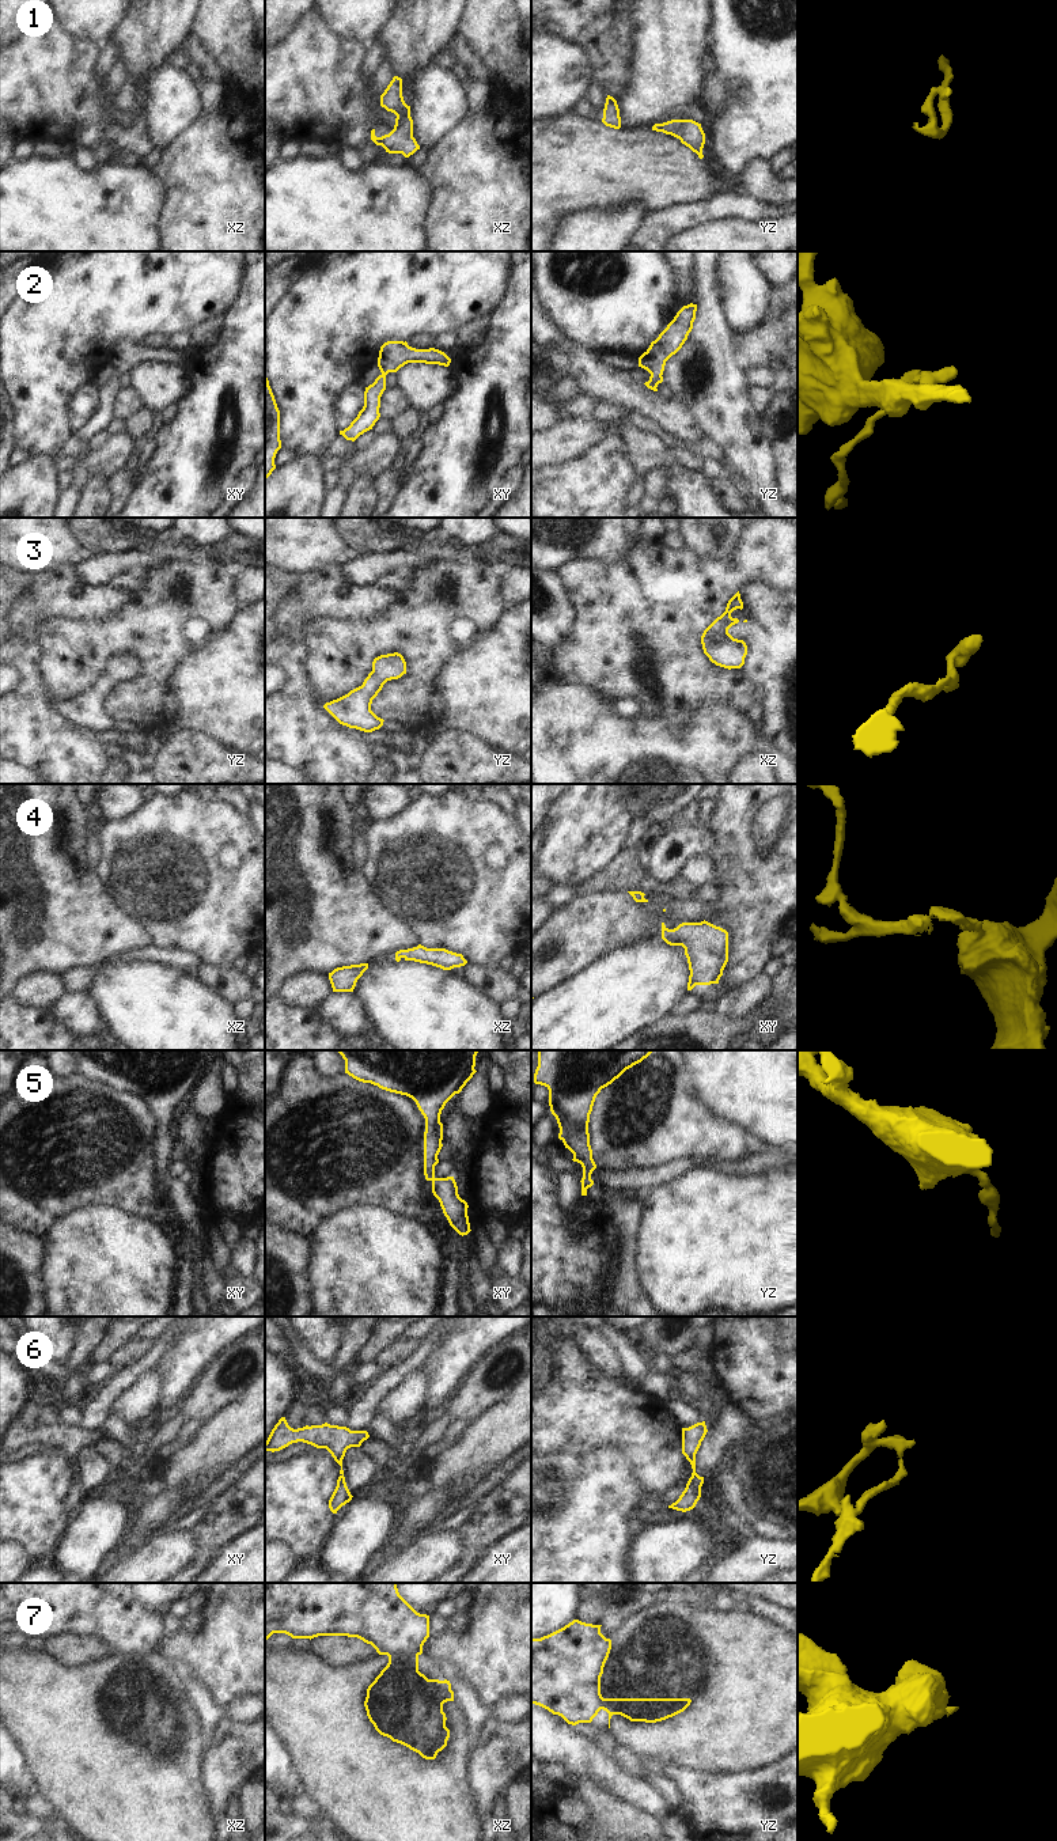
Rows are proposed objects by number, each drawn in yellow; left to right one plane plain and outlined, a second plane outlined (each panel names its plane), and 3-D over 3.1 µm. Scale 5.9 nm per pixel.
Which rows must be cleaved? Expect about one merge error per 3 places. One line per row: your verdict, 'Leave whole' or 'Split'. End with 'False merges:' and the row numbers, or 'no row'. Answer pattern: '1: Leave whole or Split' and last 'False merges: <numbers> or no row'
1: Leave whole
2: Leave whole
3: Leave whole
4: Leave whole
5: Leave whole
6: Split
7: Split
False merges: 6, 7

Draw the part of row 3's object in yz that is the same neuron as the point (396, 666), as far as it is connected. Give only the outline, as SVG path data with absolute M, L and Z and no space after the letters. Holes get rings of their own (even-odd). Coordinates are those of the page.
M398 652L380 655L372 662L372 671L363 685L348 694L326 702L323 708L342 726L372 732L383 726L383 719L371 711L372 700L387 681L406 674L406 662Z

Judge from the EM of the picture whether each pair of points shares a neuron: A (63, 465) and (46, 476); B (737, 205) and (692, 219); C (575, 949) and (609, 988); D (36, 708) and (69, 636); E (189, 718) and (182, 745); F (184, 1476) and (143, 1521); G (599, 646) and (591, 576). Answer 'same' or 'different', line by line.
A: different
B: same
C: different
D: different
E: different
F: different
G: same

